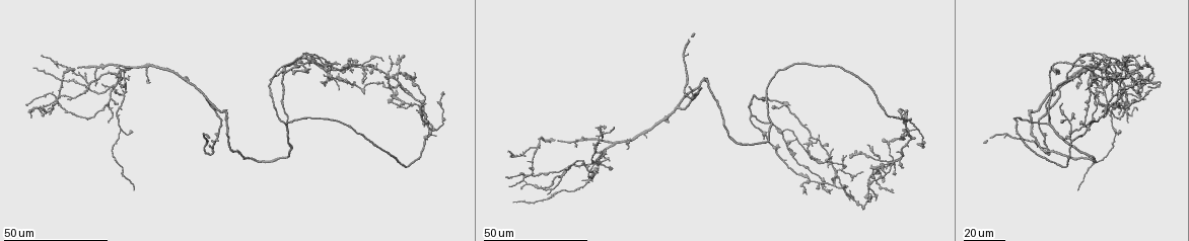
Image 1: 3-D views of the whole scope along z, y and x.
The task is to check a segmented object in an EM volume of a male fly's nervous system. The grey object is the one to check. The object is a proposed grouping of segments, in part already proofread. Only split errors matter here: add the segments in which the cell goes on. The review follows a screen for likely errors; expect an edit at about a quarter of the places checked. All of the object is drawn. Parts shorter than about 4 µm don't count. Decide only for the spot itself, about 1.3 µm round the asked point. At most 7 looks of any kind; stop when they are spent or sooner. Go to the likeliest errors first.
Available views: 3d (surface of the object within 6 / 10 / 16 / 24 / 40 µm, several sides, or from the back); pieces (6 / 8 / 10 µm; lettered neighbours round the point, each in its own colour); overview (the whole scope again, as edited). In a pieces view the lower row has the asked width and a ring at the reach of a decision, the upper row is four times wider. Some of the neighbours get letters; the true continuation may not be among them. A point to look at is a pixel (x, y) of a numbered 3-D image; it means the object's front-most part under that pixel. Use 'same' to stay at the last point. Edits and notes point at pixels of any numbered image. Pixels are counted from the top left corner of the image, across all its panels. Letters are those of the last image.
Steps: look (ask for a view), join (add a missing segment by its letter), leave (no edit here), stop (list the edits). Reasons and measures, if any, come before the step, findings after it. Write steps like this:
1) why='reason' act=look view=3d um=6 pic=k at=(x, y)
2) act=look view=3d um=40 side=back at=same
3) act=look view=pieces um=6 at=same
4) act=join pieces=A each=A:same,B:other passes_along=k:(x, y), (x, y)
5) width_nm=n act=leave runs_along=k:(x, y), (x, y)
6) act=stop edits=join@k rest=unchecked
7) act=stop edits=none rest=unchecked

why='tapers out' act=look view=3d um=40 pic=1 at=(29, 110)

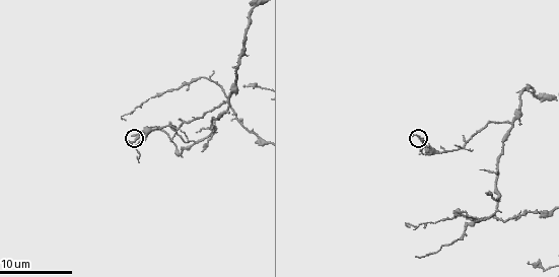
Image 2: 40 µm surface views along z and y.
act=look view=pieces um=8 pic=2 at=(414, 135)

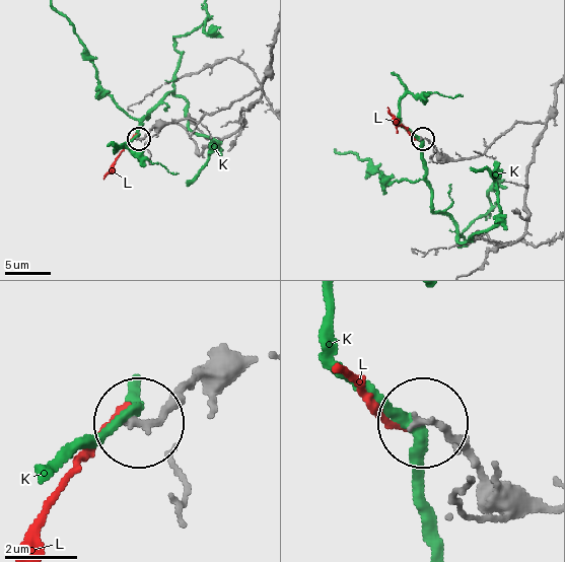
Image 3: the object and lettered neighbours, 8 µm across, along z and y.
act=leave each=K:other,L:other found='none of them fits'

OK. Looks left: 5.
why='an open end' act=look view=3d um=24 pic=1 at=(1004, 136)

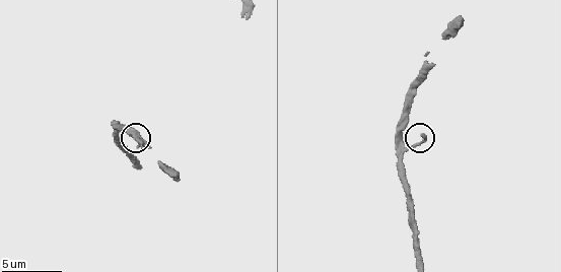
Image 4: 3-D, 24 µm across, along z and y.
act=look view=pieces um=8 pic=4 at=(425, 137)

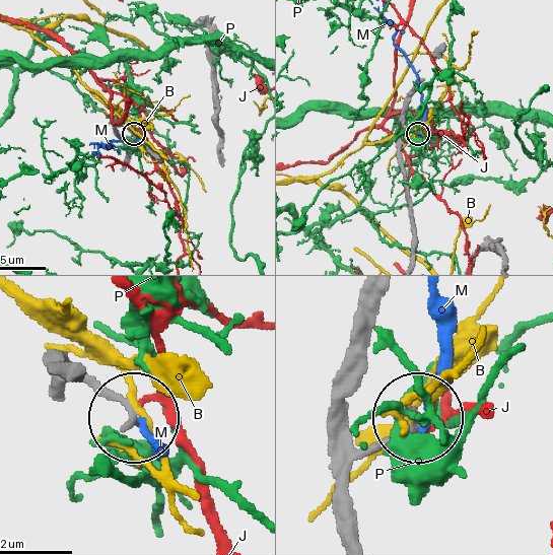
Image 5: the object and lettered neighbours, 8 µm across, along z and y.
act=leave each=B:other,J:other,M:other,P:other runs_along=5:(353, 538), (347, 474), (414, 422) found='none of them fits'

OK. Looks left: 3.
why='thin end' act=look view=3d um=24 pic=1 at=(133, 190)

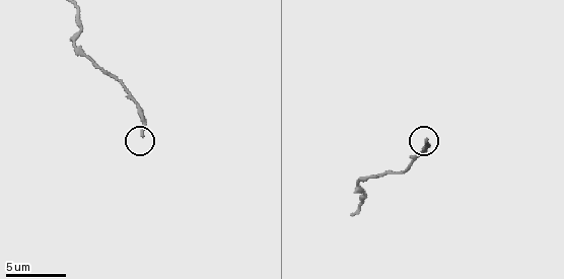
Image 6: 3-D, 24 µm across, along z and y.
act=look view=pieces um=6 pic=6 at=(142, 134)

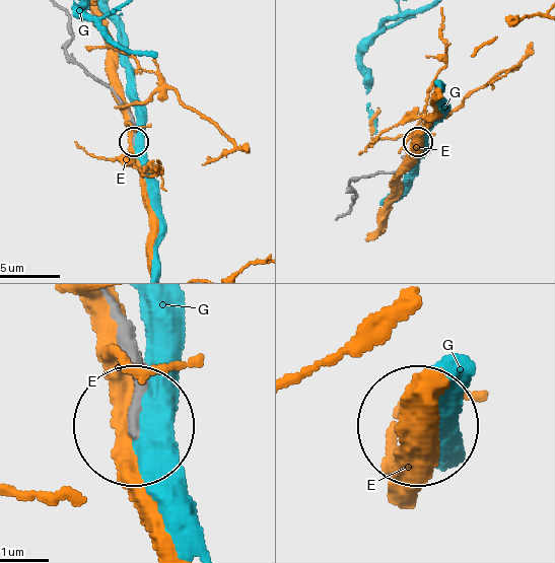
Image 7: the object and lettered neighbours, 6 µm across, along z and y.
act=leave each=E:other,G:other found='no lettered segment goes on from it'

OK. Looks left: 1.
act=stop edits=none rest=unchecked

